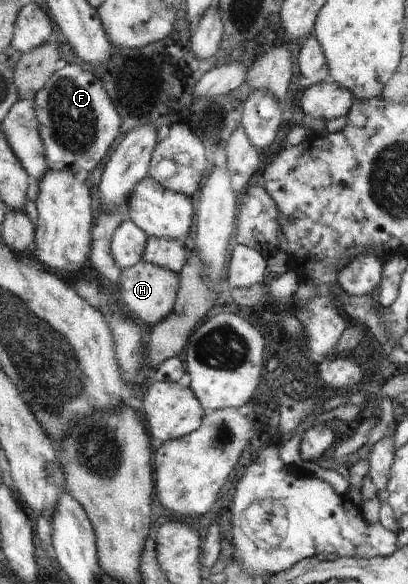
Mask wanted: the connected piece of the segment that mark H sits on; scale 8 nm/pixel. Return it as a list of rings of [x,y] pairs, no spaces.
[[[141,261],[131,268],[122,270],[118,290],[125,307],[129,307],[134,317],[145,321],[146,325],[154,326],[159,321],[167,319],[174,310],[180,292],[180,277],[171,269]]]

